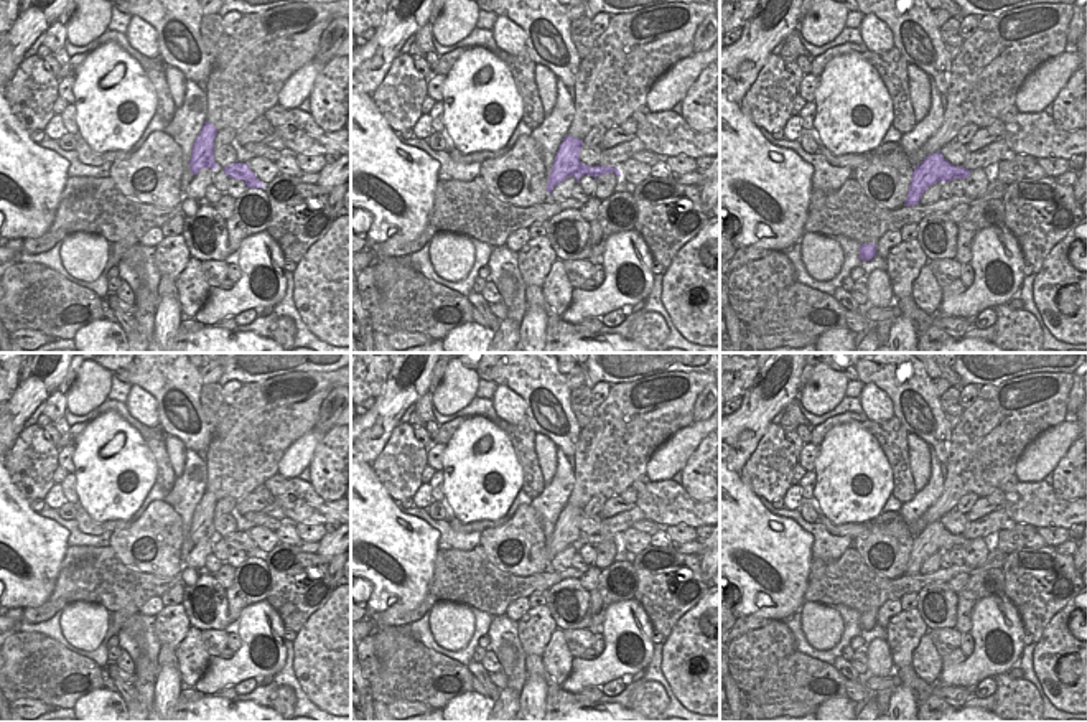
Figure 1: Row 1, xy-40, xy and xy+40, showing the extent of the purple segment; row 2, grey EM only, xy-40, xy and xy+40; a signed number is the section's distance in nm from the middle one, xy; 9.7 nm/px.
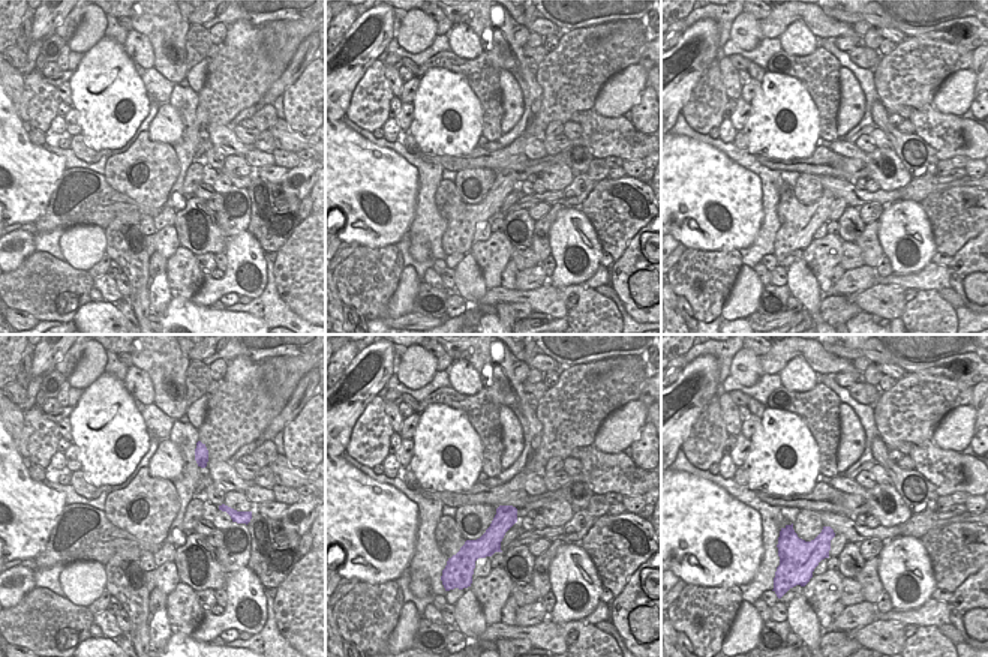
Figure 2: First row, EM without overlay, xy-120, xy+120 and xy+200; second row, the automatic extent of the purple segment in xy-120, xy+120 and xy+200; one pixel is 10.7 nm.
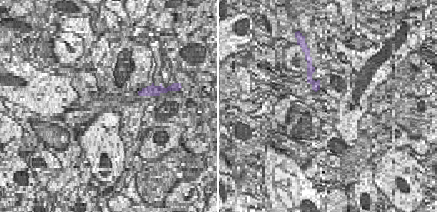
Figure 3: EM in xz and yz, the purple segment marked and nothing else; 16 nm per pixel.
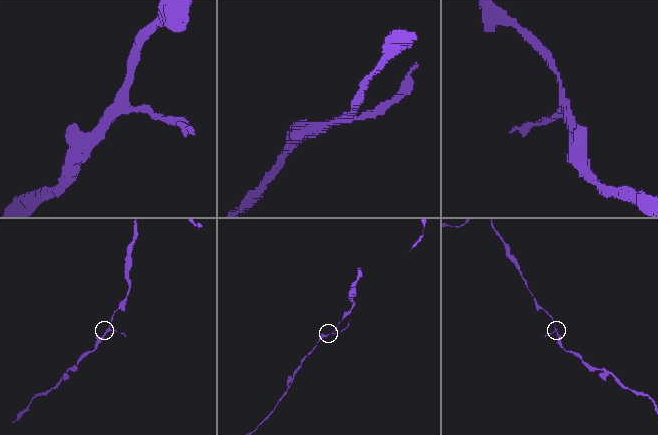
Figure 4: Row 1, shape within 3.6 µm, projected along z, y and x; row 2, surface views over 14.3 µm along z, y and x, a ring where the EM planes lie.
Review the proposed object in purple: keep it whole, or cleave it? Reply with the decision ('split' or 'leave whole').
split

